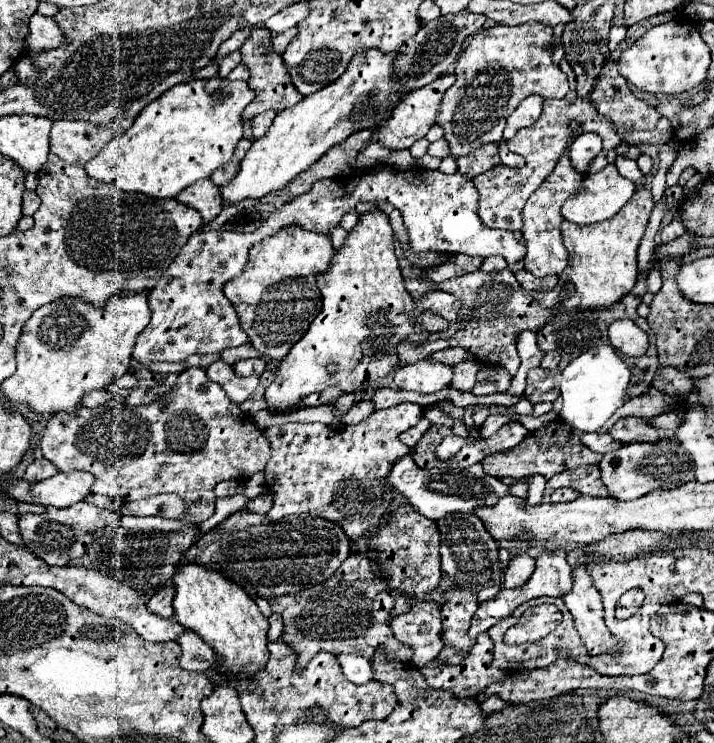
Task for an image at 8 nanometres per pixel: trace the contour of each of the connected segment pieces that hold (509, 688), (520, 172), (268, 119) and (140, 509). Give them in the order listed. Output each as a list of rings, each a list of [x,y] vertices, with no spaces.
[[[481,633],[477,637],[477,643],[473,645],[473,649],[469,651],[465,663],[461,663],[457,667],[449,667],[449,665],[437,665],[435,667],[433,663],[427,663],[425,667],[421,667],[421,675],[425,677],[429,687],[445,689],[445,691],[453,693],[453,697],[457,697],[457,699],[467,697],[467,699],[475,699],[477,703],[483,703],[491,695],[497,695],[505,703],[515,703],[515,705],[517,703],[529,703],[535,699],[551,699],[551,697],[569,693],[569,691],[579,689],[579,687],[589,687],[589,671],[593,671],[593,675],[599,675],[595,669],[591,669],[589,665],[581,665],[575,659],[557,659],[549,667],[541,667],[541,669],[533,669],[533,671],[507,673],[507,671],[501,671],[501,669],[491,665],[493,647],[494,644],[489,639],[489,635]]]
[[[561,59],[559,67],[567,75],[571,91],[563,99],[545,99],[541,117],[533,125],[517,131],[517,135],[507,141],[509,151],[525,157],[525,167],[523,169],[509,169],[505,165],[499,165],[493,171],[487,171],[485,175],[479,175],[475,179],[475,187],[479,191],[479,217],[487,227],[509,229],[509,231],[521,229],[521,207],[525,207],[529,195],[537,187],[541,187],[541,183],[549,177],[549,173],[555,169],[559,155],[569,145],[569,139],[573,137],[573,131],[569,129],[571,121],[579,121],[583,125],[583,131],[595,131],[603,139],[603,167],[607,165],[605,153],[615,149],[621,143],[617,131],[613,131],[613,123],[609,123],[609,119],[605,119],[605,117],[599,117],[593,103],[589,103],[589,107],[587,107],[585,101],[577,99],[575,73],[571,71],[571,65],[567,63],[567,59]]]
[[[265,111],[265,113],[257,115],[257,117],[251,121],[251,123],[253,123],[253,137],[255,137],[255,139],[257,139],[257,137],[263,137],[263,135],[269,131],[275,115],[277,115],[275,111]]]
[[[153,495],[121,505],[121,515],[161,515],[167,519],[177,519],[183,515],[183,511],[185,505],[177,495]]]

